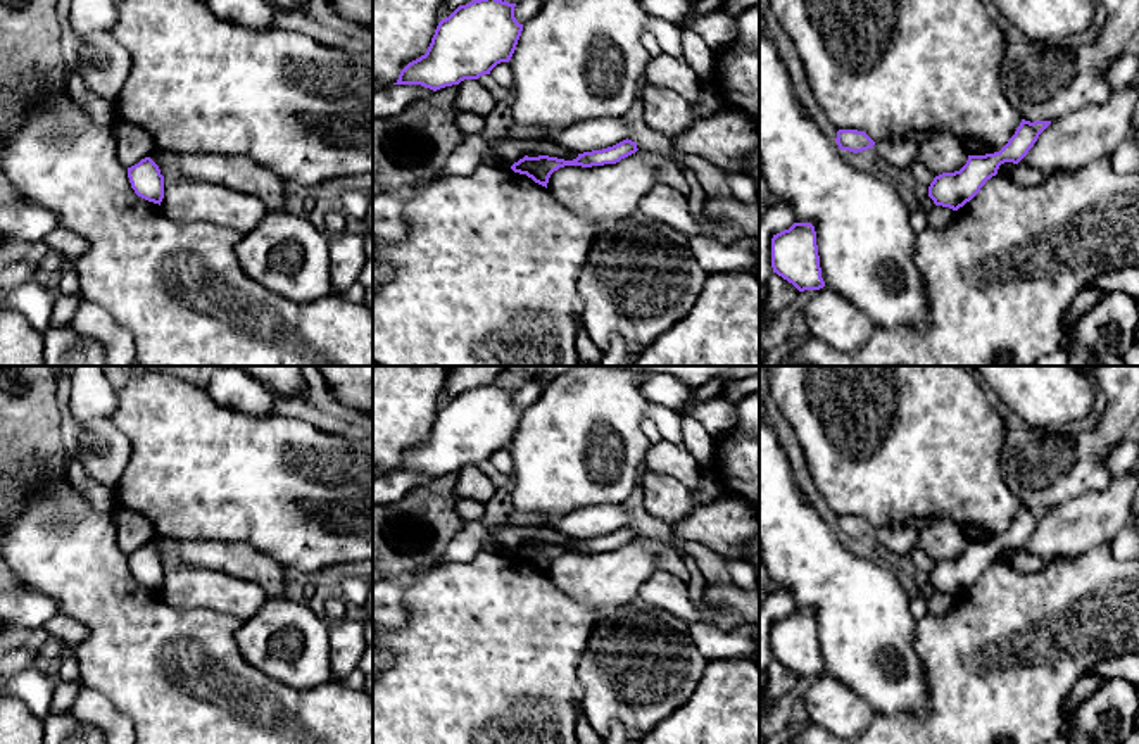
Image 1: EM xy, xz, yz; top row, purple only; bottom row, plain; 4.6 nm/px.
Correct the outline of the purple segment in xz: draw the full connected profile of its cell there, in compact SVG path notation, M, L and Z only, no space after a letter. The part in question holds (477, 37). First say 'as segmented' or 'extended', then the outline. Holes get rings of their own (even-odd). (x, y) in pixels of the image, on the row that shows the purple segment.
as segmented; M473 0L459 5L435 29L425 55L409 62L393 85L421 85L433 91L459 85L464 79L478 79L500 64L509 62L523 31L514 17L516 3L502 0Z

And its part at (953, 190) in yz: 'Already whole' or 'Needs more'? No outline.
Already whole

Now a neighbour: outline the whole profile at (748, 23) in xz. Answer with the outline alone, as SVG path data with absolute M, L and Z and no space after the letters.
M759 5L749 7L737 17L737 40L759 50Z

